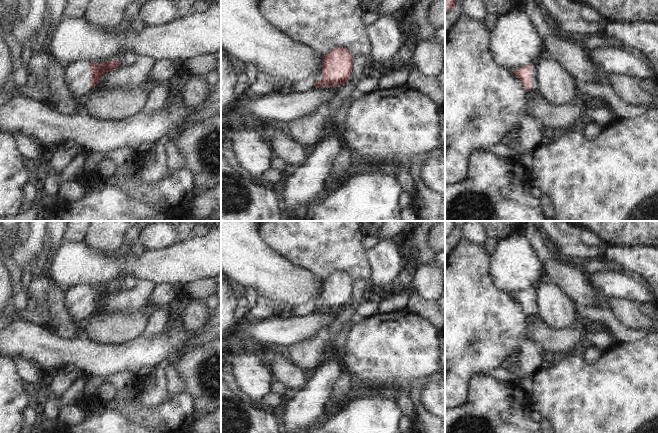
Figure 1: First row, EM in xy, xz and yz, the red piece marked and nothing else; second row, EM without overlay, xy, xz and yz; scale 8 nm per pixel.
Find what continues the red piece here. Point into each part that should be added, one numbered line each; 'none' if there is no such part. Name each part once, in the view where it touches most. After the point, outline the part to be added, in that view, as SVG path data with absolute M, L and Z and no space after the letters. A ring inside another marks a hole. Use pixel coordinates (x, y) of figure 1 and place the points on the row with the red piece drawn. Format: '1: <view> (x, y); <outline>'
1: yz (533, 77); M536 62L532 63L530 80L531 80L531 88L529 89L528 92L537 90L538 84L537 84L537 67L536 67Z

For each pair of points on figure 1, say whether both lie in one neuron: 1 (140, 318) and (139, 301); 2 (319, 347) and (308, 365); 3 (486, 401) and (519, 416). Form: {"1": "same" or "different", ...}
{"1": "different", "2": "same", "3": "same"}

